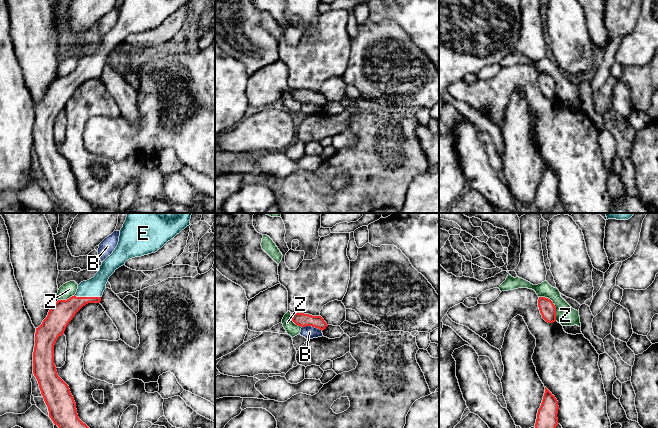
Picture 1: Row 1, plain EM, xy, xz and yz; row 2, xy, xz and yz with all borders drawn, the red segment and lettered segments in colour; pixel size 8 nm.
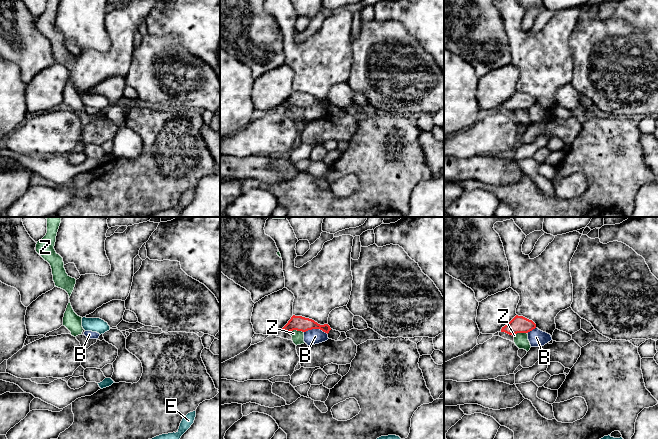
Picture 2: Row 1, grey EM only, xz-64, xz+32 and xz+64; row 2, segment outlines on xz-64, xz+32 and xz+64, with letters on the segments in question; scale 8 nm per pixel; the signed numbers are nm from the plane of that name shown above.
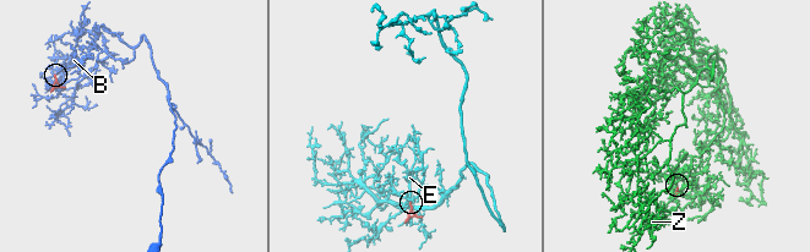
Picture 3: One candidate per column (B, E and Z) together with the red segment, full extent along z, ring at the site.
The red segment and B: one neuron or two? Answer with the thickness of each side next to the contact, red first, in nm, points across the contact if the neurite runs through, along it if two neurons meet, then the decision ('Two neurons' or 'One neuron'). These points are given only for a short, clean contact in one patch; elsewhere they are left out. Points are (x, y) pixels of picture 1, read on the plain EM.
Thickness 110 nm (red) against 110 nm. Boundary: xz (302, 102), (314, 102), (322, 106). Two neurons

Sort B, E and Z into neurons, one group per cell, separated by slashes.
B / E / Z

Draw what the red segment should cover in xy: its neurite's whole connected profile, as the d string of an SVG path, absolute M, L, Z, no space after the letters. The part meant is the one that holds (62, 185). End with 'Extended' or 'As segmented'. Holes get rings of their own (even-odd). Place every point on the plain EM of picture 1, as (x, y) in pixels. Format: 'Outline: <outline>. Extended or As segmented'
Outline: M123 0L119 18L113 29L100 42L95 52L78 61L77 68L67 76L58 76L49 86L42 100L36 104L35 123L33 128L33 150L36 153L41 170L48 183L49 193L67 213L93 213L93 207L83 199L77 190L76 179L69 162L58 152L54 140L54 121L59 112L73 95L75 90L88 79L100 79L109 53L126 37L157 28L168 17L190 0Z. Extended

